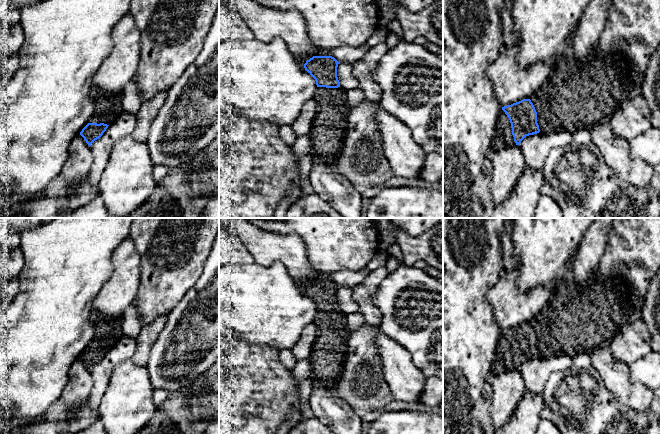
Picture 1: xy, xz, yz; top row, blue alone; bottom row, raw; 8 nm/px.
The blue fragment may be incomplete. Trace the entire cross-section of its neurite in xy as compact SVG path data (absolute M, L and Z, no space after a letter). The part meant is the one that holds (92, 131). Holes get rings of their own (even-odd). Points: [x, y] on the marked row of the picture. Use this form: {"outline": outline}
{"outline": "M95 90L93 94L95 100L93 116L80 132L80 135L89 146L103 135L108 126L123 110L121 103L122 91L108 92Z"}

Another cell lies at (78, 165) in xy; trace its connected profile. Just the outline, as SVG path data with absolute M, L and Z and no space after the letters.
M79 134L69 146L68 159L61 170L60 177L78 190L82 186L81 182L89 175L92 163L91 147Z

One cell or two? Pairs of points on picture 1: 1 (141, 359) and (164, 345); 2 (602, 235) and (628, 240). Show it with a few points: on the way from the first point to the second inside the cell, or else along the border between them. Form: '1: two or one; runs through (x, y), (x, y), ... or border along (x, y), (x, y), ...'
1: two; border along (160, 332), (151, 347), (149, 358), (145, 364)
2: two; border along (612, 228), (606, 250), (600, 258)

